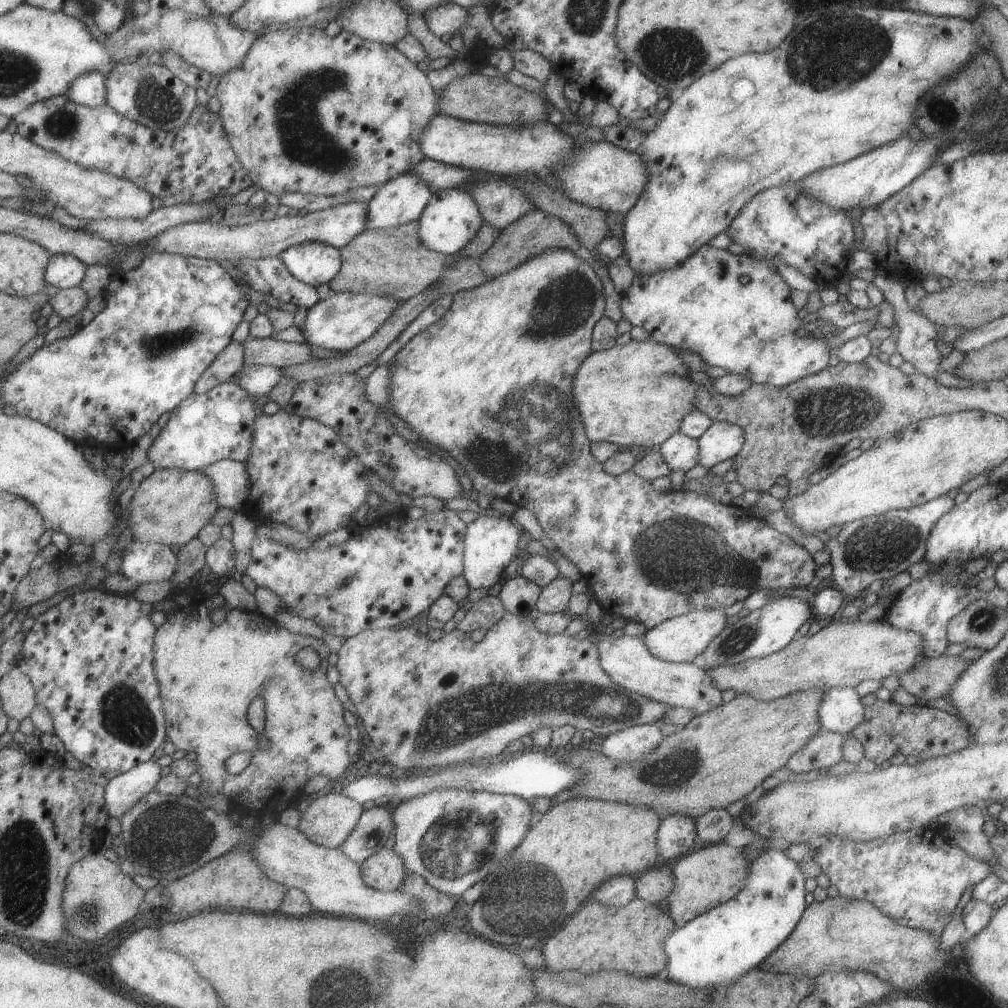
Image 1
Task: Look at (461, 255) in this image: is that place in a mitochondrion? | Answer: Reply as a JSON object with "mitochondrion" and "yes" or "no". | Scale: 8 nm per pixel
{"mitochondrion":"no"}

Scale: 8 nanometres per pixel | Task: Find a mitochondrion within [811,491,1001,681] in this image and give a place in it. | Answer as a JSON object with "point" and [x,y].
{"point":[884,545]}

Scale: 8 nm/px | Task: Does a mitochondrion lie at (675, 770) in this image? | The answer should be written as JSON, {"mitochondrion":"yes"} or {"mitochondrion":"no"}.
{"mitochondrion":"yes"}

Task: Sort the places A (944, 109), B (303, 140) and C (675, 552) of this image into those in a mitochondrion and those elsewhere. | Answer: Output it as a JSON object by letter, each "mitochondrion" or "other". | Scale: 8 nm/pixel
{"A":"mitochondrion","B":"mitochondrion","C":"mitochondrion"}

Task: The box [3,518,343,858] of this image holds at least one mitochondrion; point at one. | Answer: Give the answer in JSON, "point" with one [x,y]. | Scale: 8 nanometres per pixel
{"point":[125,715]}

